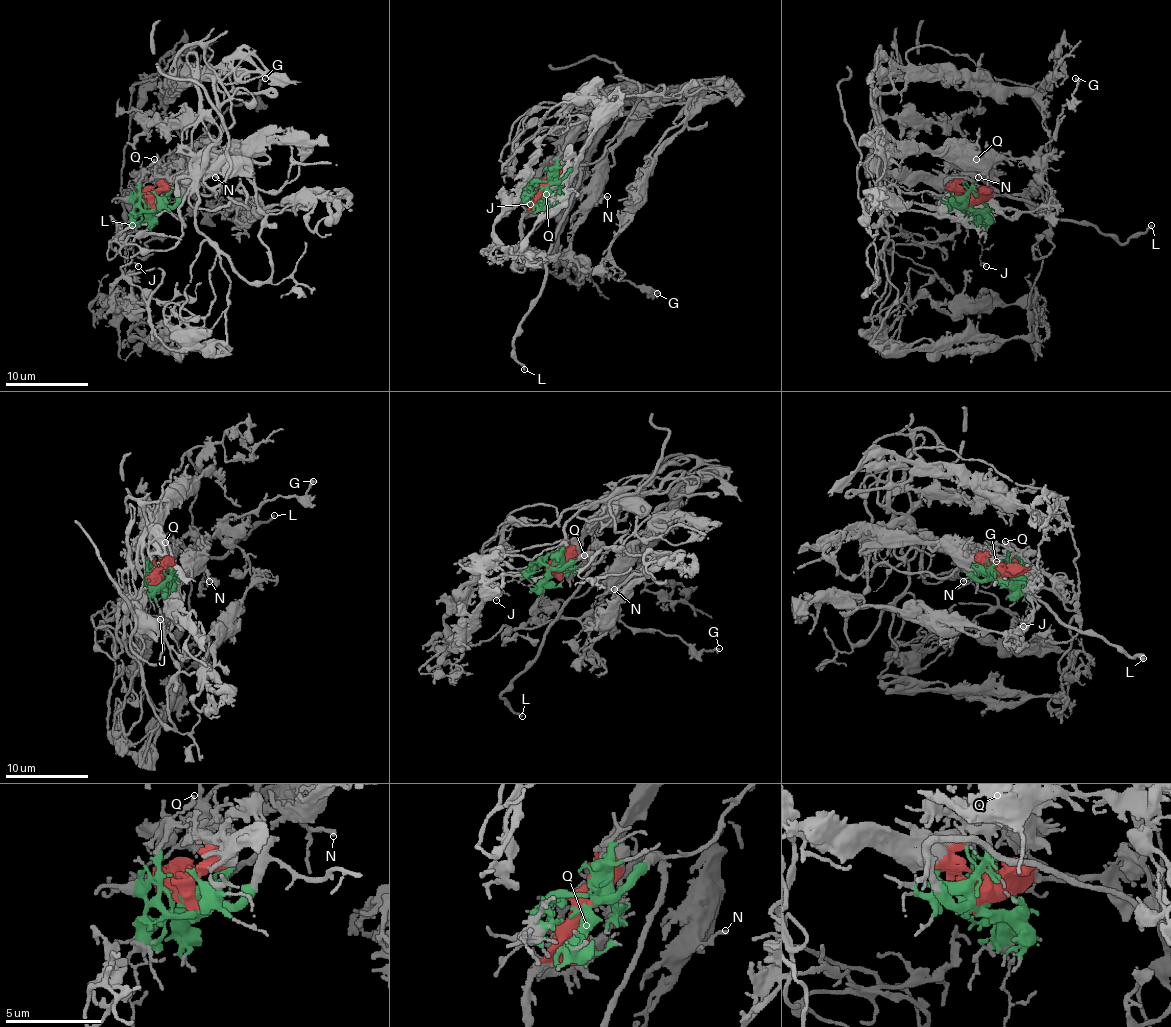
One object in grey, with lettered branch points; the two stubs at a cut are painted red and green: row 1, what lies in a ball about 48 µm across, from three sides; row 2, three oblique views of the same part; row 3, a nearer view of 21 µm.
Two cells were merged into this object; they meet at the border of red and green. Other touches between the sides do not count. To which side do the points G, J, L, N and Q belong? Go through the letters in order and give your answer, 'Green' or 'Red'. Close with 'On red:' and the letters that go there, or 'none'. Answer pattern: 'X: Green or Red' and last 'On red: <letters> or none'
G: Red
J: Green
L: Green
N: Red
Q: Green
On red: G, N

